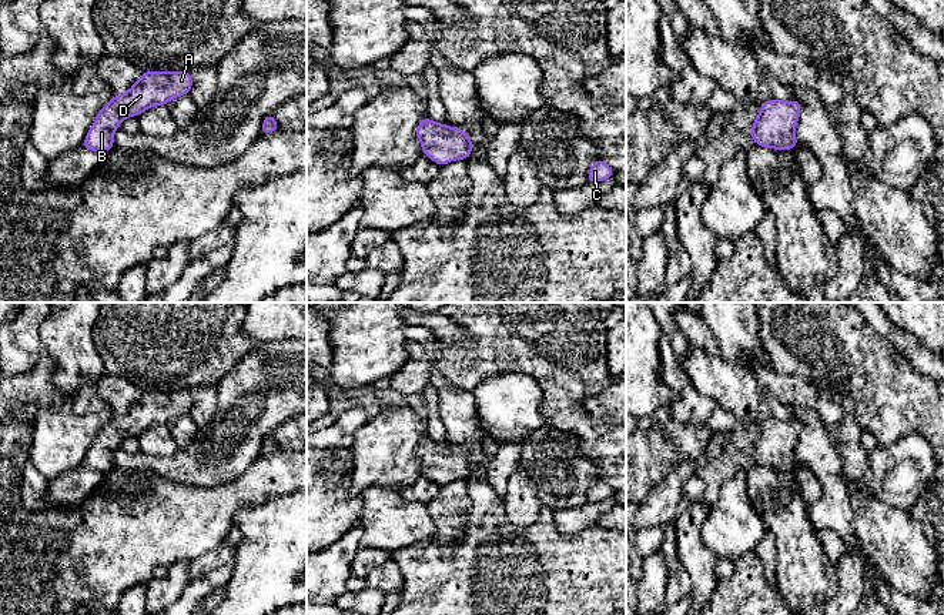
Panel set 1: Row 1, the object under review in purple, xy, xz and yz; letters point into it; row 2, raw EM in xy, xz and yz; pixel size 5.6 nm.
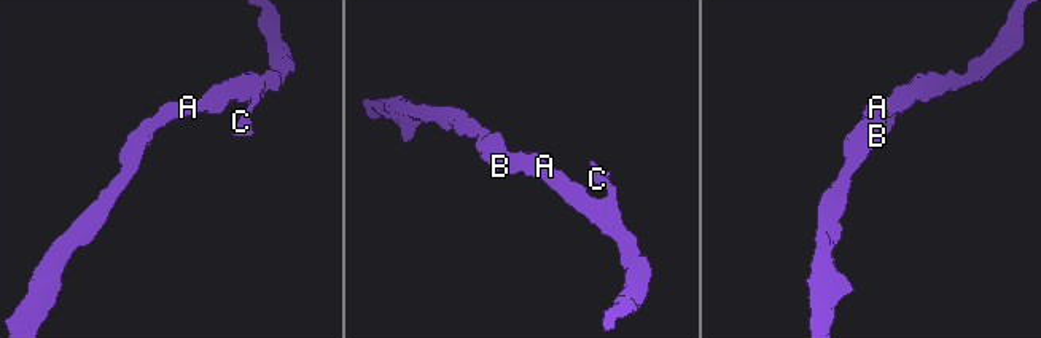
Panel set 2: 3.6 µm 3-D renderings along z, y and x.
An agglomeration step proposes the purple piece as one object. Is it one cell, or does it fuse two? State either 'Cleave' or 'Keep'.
Keep

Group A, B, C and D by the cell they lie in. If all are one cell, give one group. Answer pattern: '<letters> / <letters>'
A B C D

